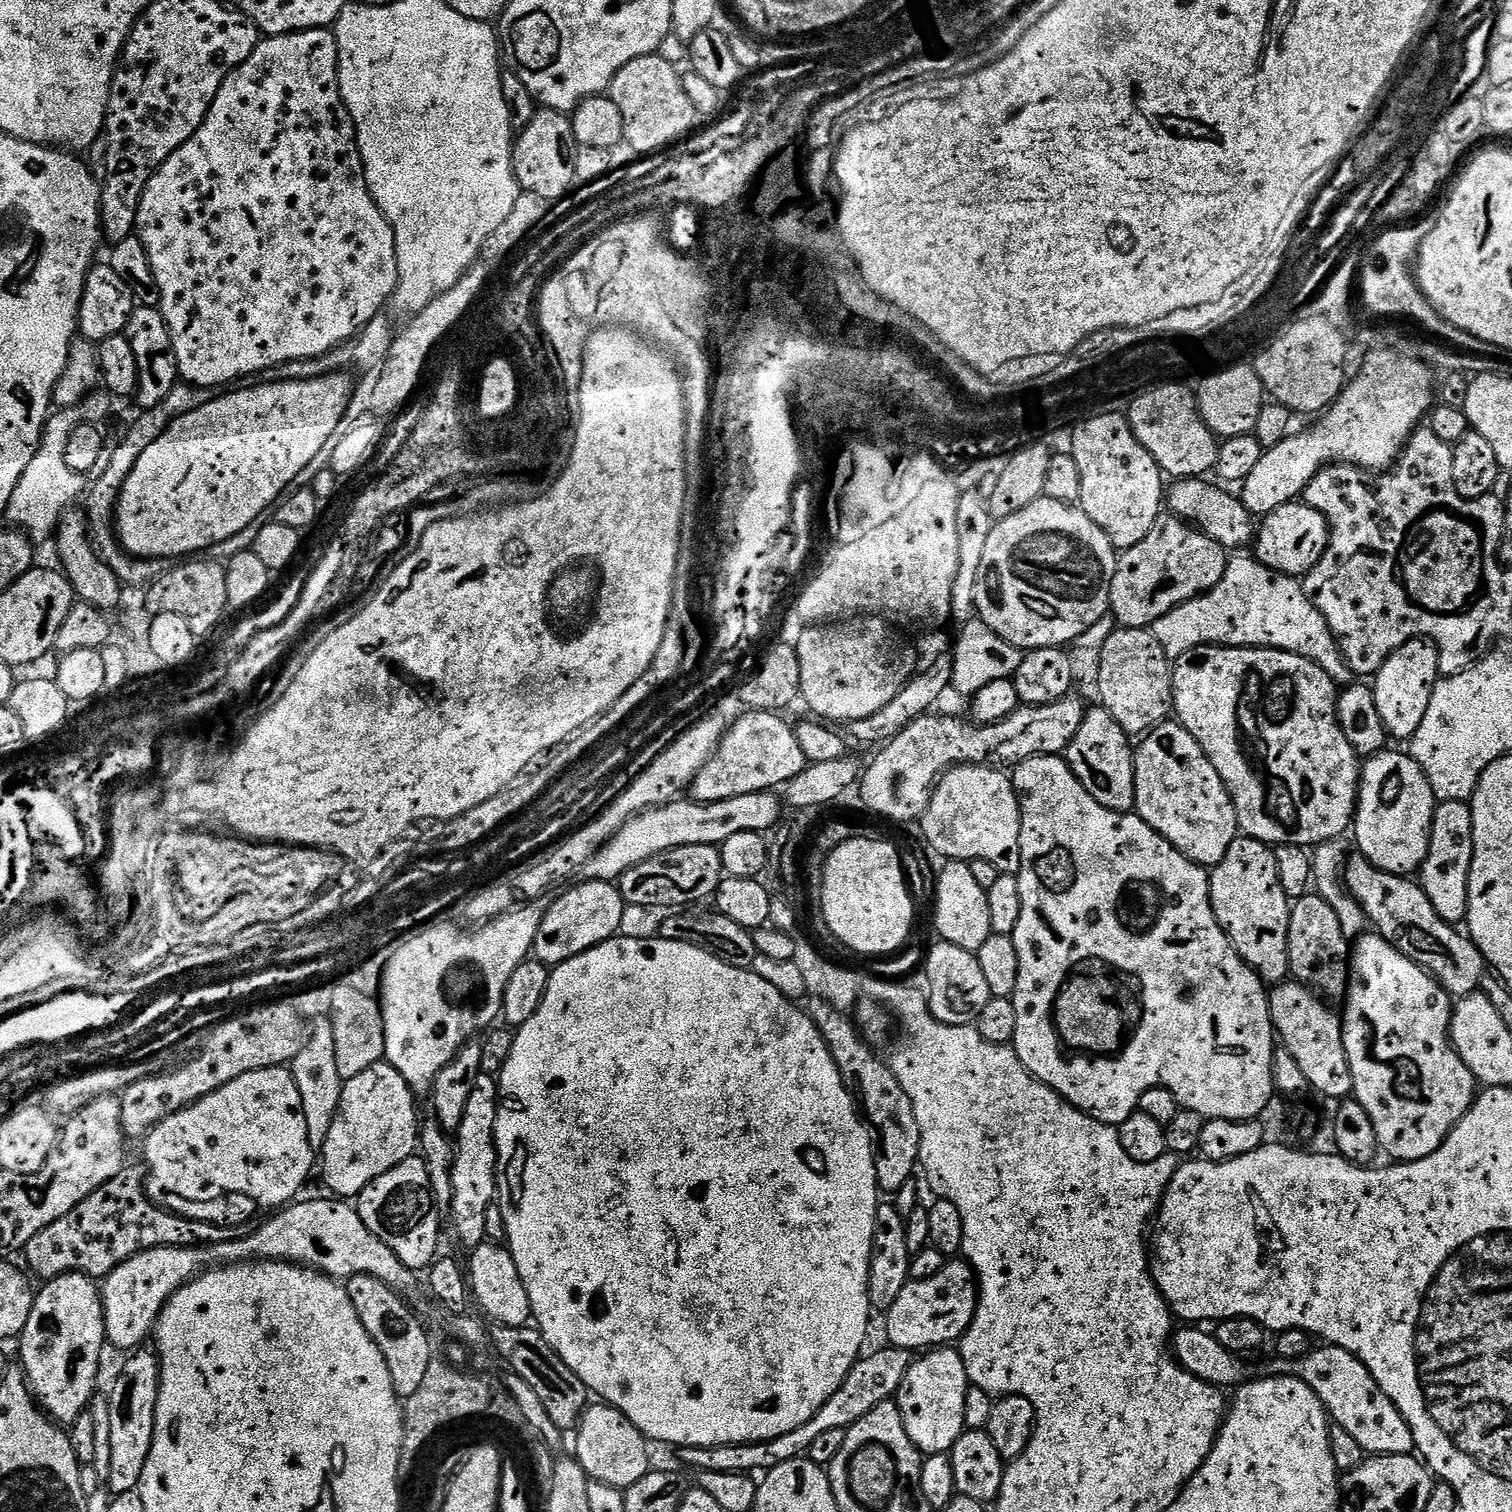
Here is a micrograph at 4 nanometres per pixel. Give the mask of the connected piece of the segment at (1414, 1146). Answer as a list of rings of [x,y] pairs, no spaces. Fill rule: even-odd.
[[[1364,934],[1351,945],[1350,948],[1350,971],[1348,974],[1348,990],[1343,997],[1344,1012],[1342,1011],[1342,1042],[1346,1046],[1346,1058],[1350,1062],[1350,1074],[1352,1075],[1352,1096],[1361,1104],[1362,1110],[1369,1115],[1373,1123],[1374,1134],[1377,1136],[1379,1147],[1392,1155],[1391,1159],[1396,1162],[1421,1160],[1426,1154],[1432,1154],[1448,1137],[1451,1130],[1467,1112],[1478,1092],[1478,1081],[1470,1074],[1470,1070],[1457,1055],[1450,1041],[1450,1025],[1452,1022],[1452,1010],[1454,1007],[1453,997],[1449,996],[1437,980],[1432,977],[1425,968],[1419,968],[1410,958],[1406,958],[1399,952],[1389,940],[1379,934]]]

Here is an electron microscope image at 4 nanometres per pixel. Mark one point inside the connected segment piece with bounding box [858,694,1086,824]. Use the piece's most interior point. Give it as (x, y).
(898, 785)

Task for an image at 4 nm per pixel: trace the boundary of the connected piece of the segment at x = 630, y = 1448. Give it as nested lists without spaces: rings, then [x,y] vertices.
[[[589,1403],[580,1416],[580,1422],[574,1429],[574,1435],[576,1435],[574,1458],[593,1482],[623,1490],[634,1485],[648,1471],[651,1471],[652,1464],[646,1456],[648,1444],[644,1433],[637,1430],[611,1404]]]

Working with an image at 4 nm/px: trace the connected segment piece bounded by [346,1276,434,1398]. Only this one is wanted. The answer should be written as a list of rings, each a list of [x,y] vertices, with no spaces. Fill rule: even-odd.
[[[352,1276],[346,1281],[346,1287],[350,1302],[354,1302],[354,1310],[358,1310],[362,1326],[366,1326],[366,1334],[374,1338],[378,1350],[382,1350],[382,1358],[386,1358],[386,1366],[390,1370],[397,1396],[413,1396],[434,1359],[432,1344],[428,1341],[428,1332],[424,1329],[423,1322],[404,1305],[405,1297],[401,1293],[395,1292],[378,1278]]]

